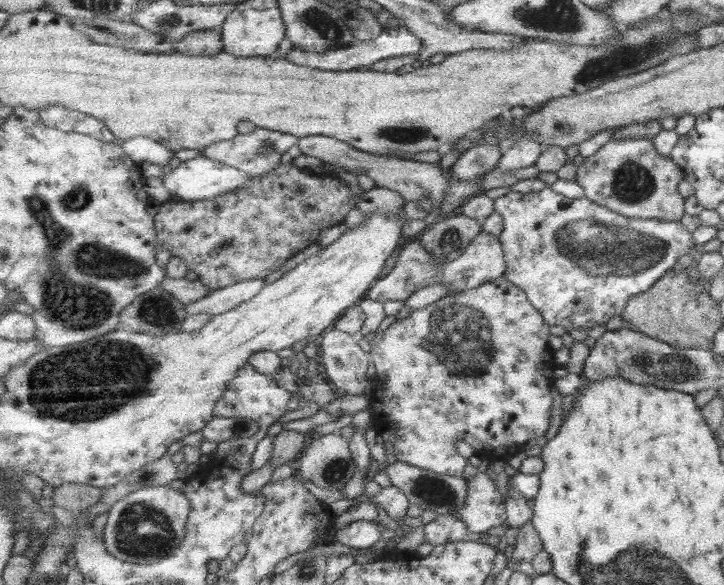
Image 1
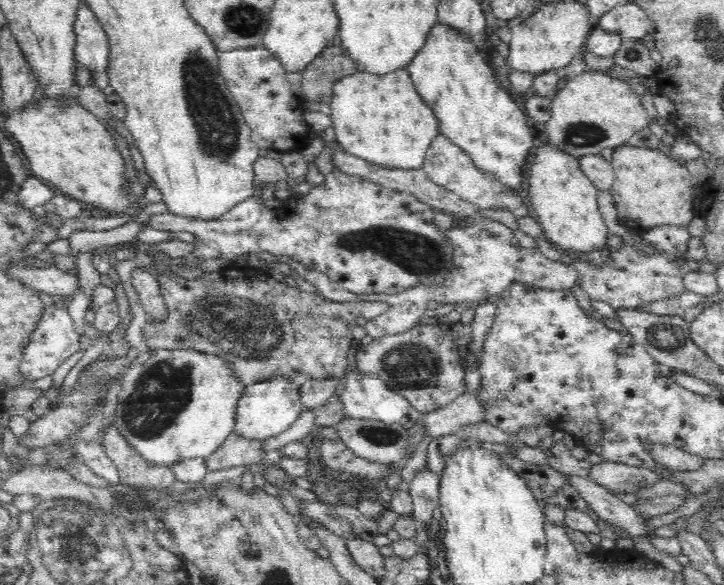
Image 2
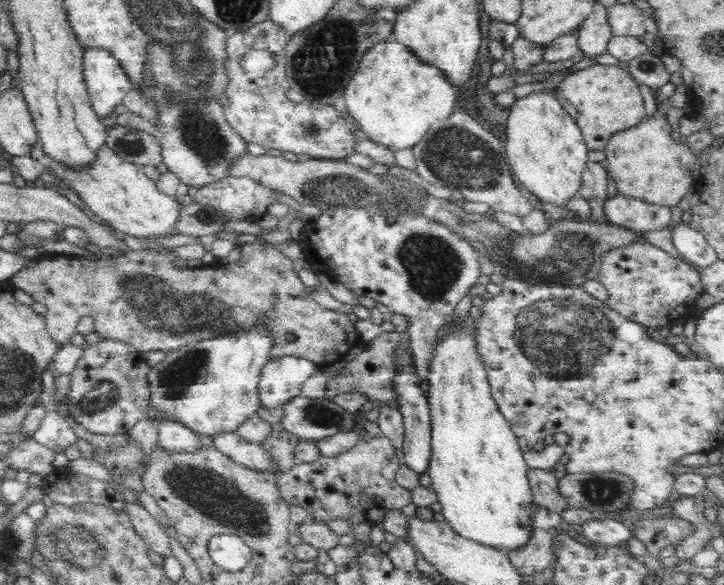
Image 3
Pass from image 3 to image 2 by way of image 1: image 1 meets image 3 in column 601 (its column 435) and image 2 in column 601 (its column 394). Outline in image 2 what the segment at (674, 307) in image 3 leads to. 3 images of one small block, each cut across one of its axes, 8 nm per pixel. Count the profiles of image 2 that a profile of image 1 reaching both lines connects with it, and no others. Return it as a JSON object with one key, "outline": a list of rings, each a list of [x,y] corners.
{"outline":[[[624,244],[624,250],[611,254],[611,259],[604,267],[597,269],[585,262],[575,262],[575,270],[579,273],[578,285],[588,294],[591,300],[608,302],[615,309],[634,308],[644,302],[668,298],[684,292],[683,277],[689,270],[677,268],[671,264],[670,258],[662,256],[643,256],[630,244]]]}

